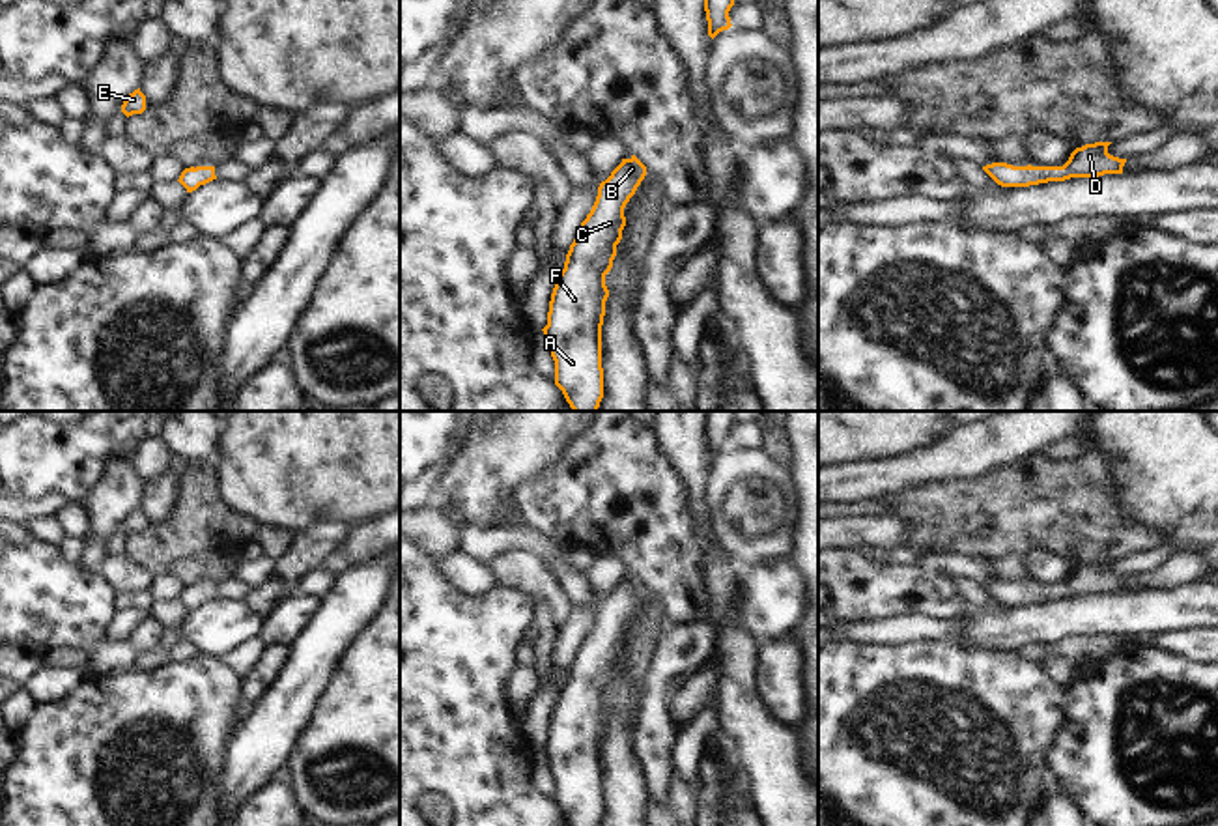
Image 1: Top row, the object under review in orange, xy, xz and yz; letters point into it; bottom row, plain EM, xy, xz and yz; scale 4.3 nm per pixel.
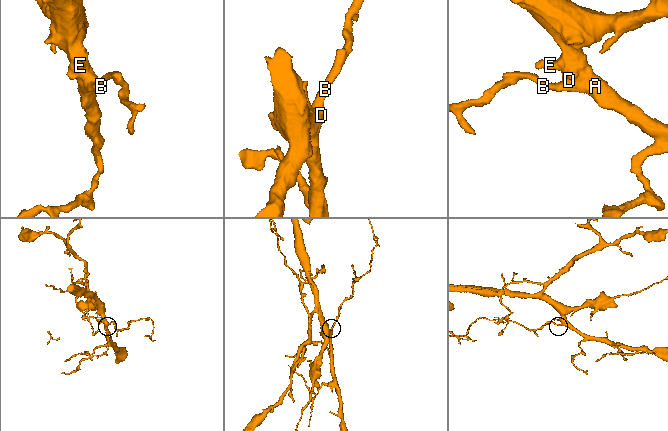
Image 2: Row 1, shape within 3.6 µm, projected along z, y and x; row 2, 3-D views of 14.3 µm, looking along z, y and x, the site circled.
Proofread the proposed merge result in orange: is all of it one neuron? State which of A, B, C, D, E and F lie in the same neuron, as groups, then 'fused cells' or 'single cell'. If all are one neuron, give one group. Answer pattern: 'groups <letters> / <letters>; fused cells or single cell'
groups A B C D E F; single cell

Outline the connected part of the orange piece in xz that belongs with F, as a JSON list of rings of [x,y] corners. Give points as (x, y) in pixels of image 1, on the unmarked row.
[[[631,574],[600,602],[596,620],[570,663],[551,712],[542,749],[555,779],[555,804],[570,826],[600,826],[603,817],[605,693],[626,645],[624,626],[644,594],[646,585]]]

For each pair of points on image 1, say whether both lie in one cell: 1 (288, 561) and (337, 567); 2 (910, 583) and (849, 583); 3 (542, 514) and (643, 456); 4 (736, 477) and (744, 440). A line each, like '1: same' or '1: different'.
1: different
2: same
3: same
4: different

